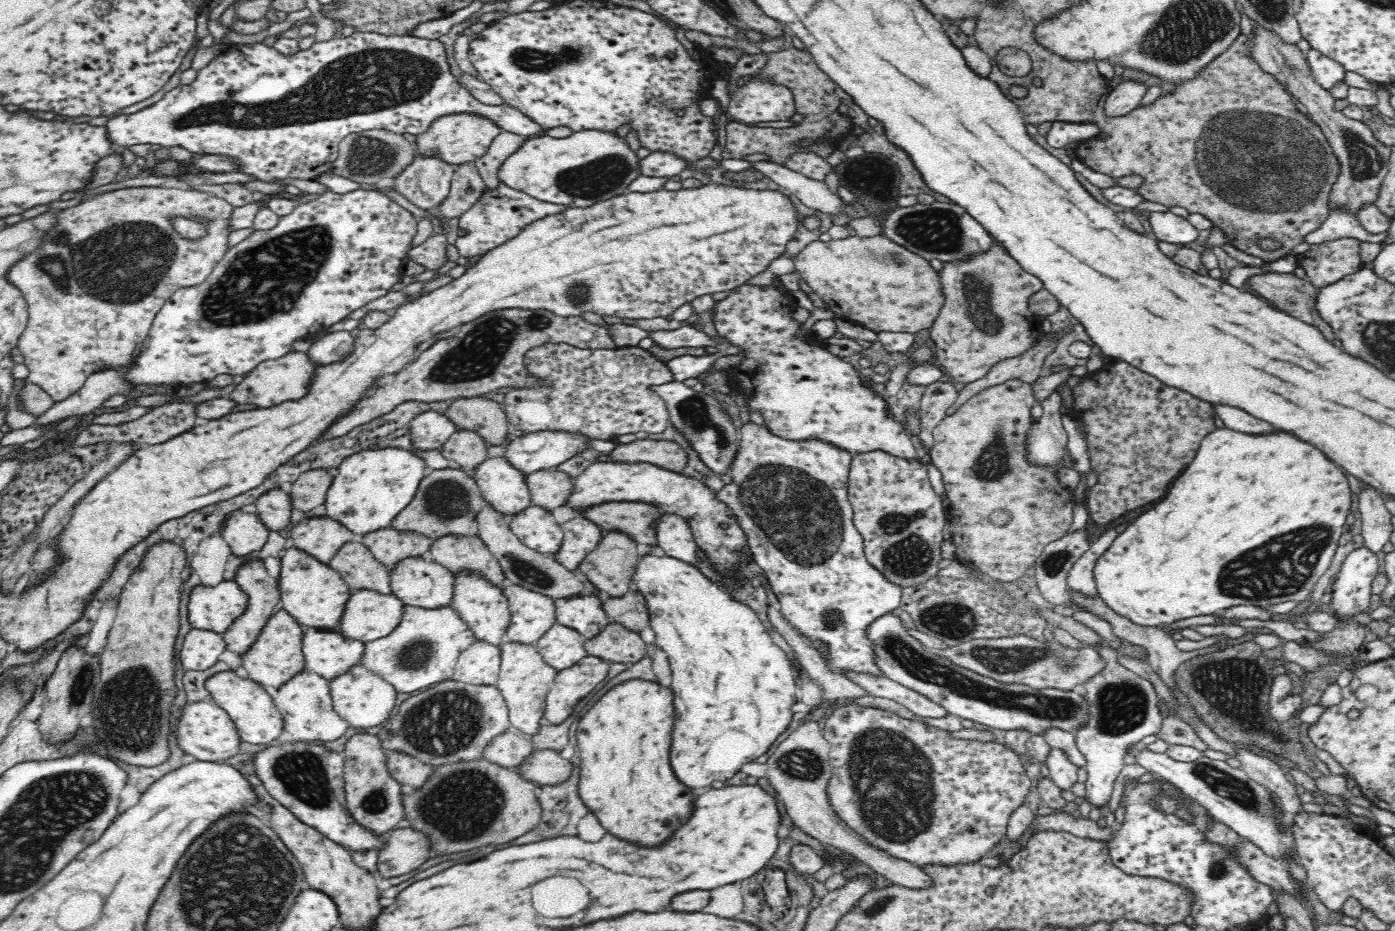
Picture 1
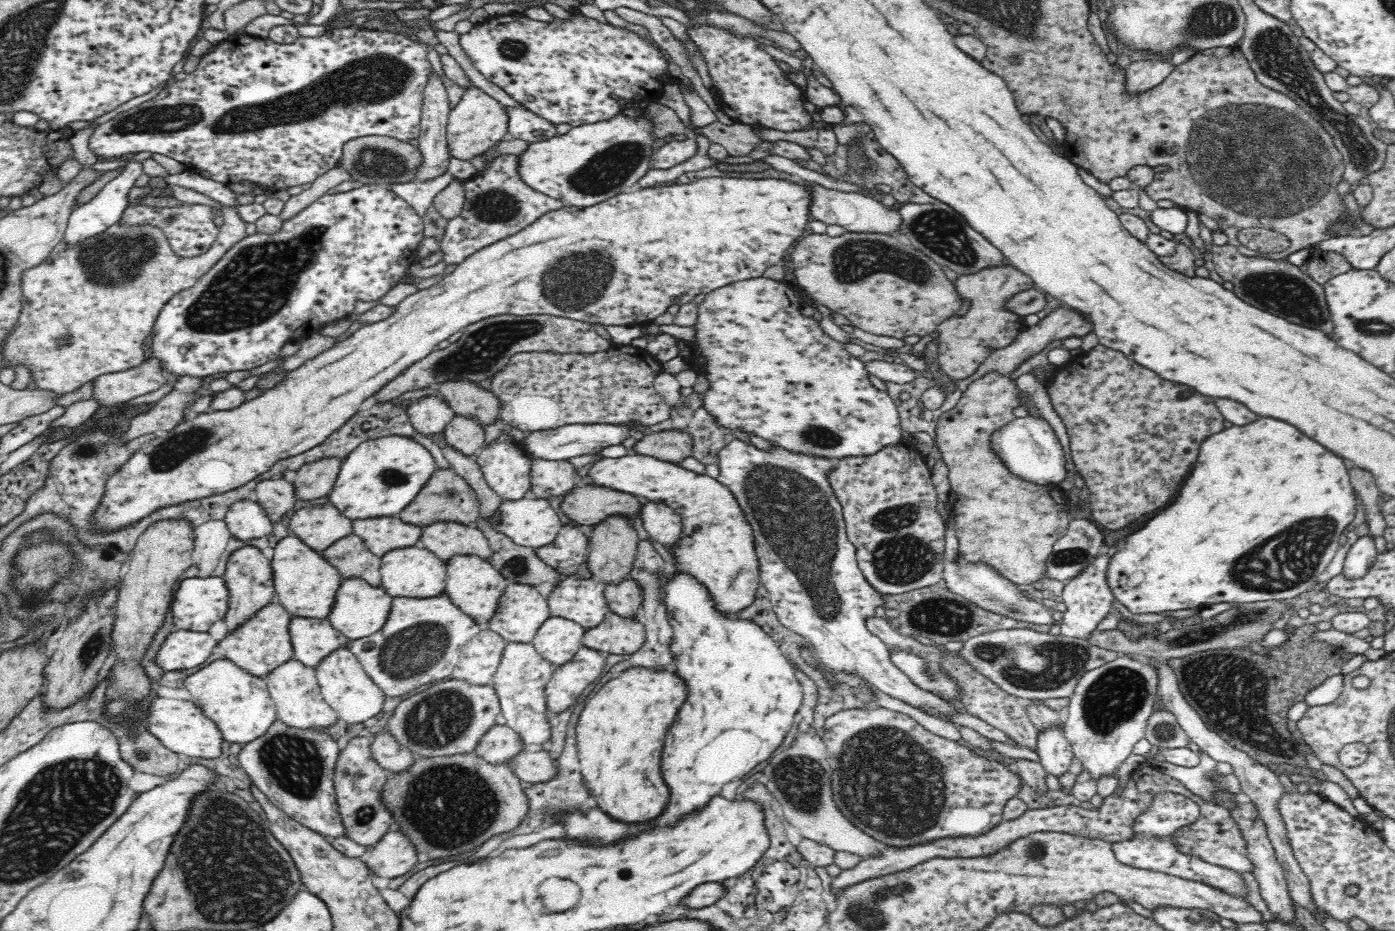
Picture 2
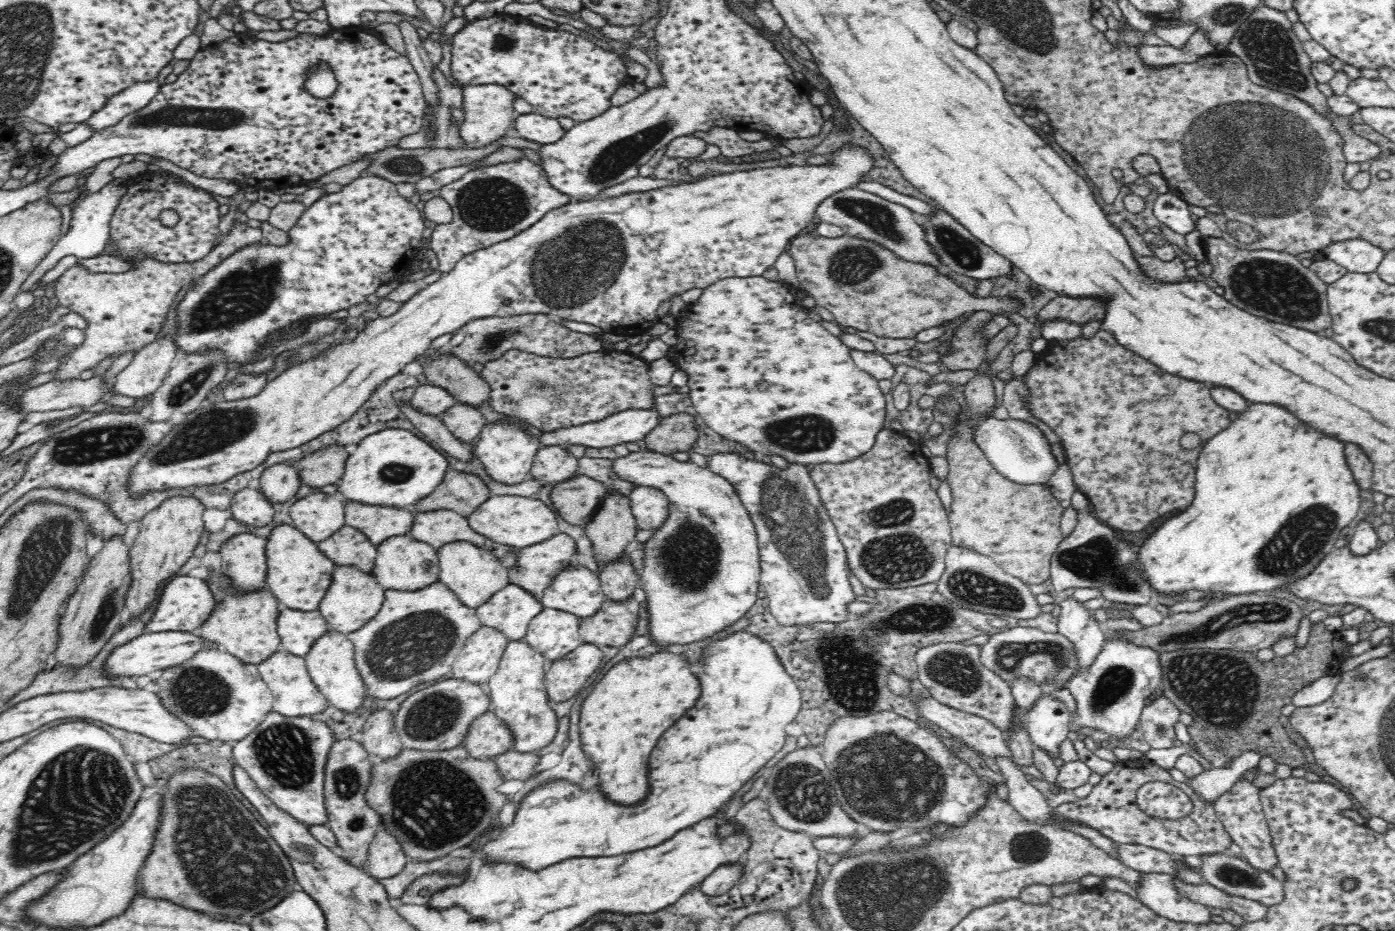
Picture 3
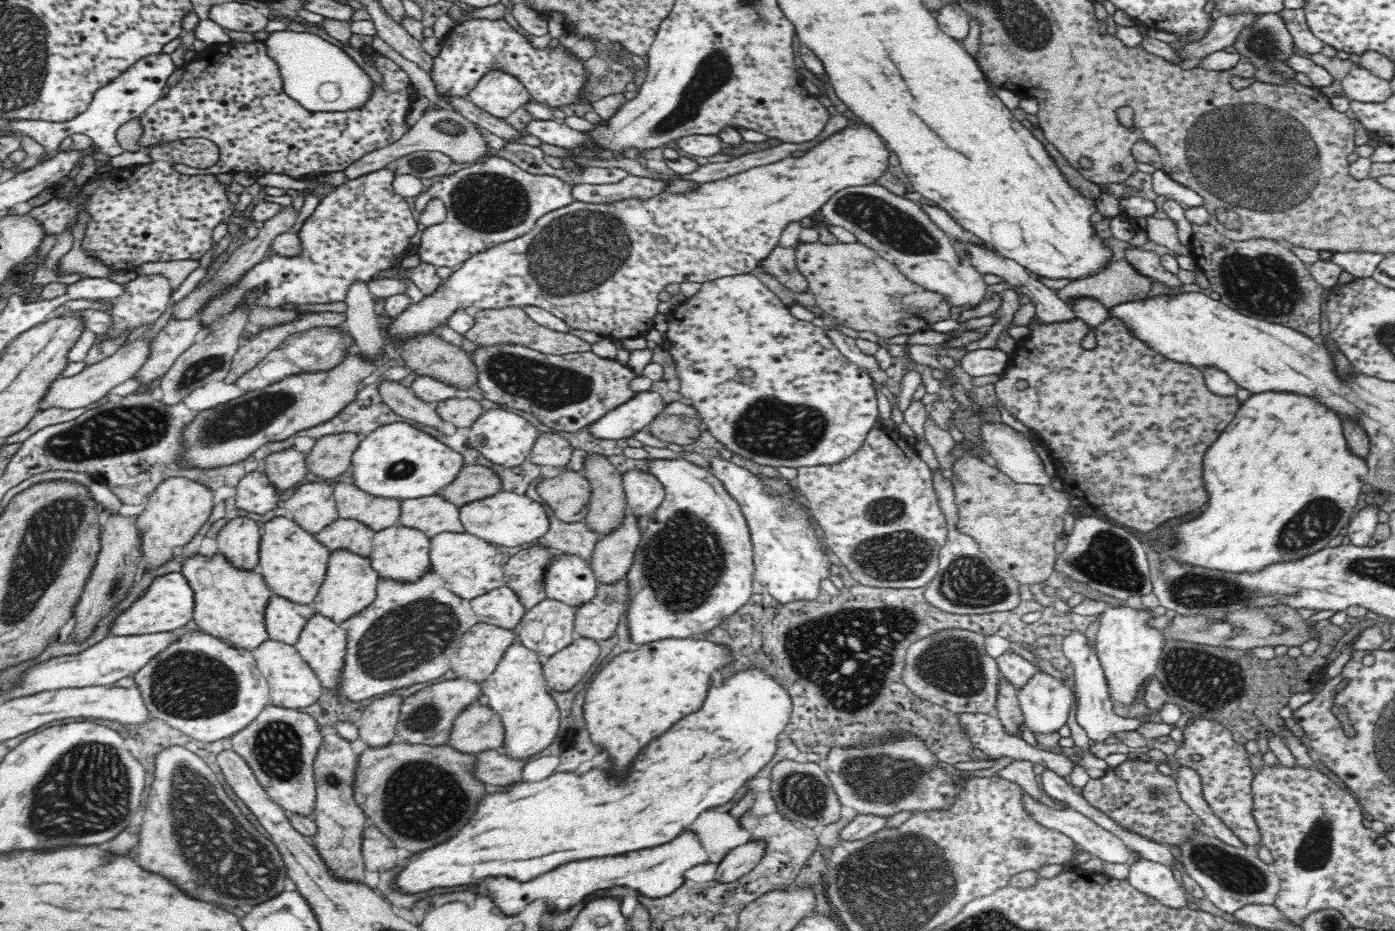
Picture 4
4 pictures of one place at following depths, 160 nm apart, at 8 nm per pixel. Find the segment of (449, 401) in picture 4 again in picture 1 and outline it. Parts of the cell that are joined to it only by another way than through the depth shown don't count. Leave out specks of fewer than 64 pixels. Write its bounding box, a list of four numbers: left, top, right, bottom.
[441,428,486,468]

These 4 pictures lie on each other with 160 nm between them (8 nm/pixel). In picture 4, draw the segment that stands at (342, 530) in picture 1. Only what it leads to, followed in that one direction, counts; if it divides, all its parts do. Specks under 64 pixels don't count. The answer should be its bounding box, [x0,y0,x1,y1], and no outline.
[284,480,339,535]

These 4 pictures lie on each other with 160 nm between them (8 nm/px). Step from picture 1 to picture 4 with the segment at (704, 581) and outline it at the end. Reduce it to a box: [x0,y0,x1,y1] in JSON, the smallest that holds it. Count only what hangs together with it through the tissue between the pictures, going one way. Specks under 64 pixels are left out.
[394,670,792,894]

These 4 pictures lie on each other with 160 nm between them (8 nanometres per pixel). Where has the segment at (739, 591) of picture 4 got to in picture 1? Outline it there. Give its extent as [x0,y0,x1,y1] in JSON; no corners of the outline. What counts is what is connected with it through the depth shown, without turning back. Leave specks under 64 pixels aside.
[568,462,748,590]

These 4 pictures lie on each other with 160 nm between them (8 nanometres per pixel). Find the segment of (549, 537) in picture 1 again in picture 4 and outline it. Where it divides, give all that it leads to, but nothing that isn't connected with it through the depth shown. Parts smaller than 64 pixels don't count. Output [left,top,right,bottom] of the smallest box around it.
[458,491,550,547]

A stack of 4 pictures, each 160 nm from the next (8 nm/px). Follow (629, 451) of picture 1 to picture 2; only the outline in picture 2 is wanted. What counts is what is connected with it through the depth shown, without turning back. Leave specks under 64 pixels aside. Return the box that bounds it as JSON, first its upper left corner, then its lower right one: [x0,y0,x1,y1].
[634,430,693,463]

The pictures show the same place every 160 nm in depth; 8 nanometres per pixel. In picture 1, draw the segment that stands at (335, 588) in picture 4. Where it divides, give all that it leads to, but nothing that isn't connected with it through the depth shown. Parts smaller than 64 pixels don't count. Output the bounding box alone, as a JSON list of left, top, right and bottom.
[336,588,405,643]

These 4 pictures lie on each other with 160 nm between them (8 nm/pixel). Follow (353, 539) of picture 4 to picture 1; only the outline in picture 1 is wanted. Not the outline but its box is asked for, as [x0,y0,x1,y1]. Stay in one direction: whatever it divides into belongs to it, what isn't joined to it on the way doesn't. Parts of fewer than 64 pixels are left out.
[328,539,389,593]

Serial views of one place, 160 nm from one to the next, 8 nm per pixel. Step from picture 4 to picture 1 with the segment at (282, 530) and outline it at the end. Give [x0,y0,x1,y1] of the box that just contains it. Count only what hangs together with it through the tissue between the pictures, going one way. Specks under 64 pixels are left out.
[278,543,350,630]

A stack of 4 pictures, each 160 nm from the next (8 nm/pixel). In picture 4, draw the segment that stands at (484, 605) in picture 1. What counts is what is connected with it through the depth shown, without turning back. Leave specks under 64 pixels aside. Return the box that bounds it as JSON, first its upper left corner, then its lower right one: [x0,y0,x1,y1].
[429,531,506,601]

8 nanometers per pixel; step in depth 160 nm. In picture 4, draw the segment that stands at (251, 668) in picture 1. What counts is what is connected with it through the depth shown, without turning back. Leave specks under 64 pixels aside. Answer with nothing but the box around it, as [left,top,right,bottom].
[181,550,272,651]

